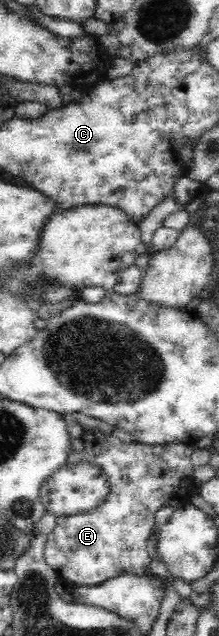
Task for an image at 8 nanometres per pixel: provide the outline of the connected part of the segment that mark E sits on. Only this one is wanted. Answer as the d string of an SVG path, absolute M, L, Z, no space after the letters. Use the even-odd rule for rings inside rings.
M84 427L82 433L80 439L83 440L83 449L79 453L72 452L68 456L67 463L88 460L104 468L110 478L111 494L92 515L82 514L56 519L56 527L49 535L44 547L45 561L49 567L53 568L53 571L57 572L57 578L64 583L73 583L76 588L99 586L119 575L146 577L149 575L148 566L151 563L151 555L147 551L147 540L155 527L155 514L163 507L167 507L173 496L179 495L179 491L185 491L189 497L193 489L192 456L196 448L183 443L157 446L139 442L127 444L111 433L105 434L99 431L97 427Z

